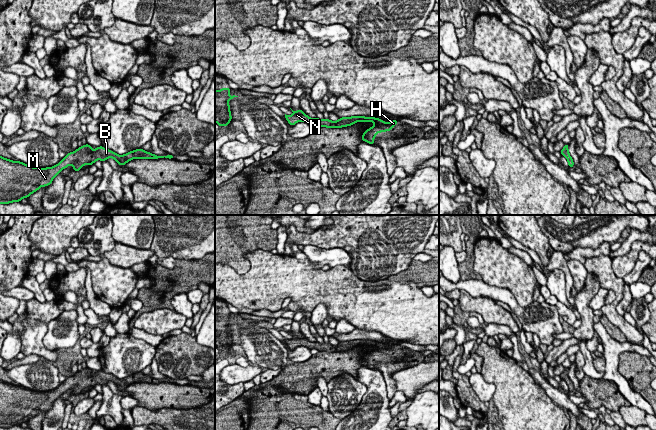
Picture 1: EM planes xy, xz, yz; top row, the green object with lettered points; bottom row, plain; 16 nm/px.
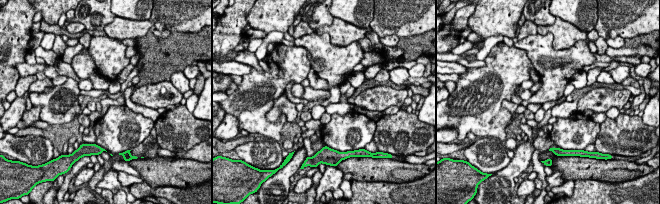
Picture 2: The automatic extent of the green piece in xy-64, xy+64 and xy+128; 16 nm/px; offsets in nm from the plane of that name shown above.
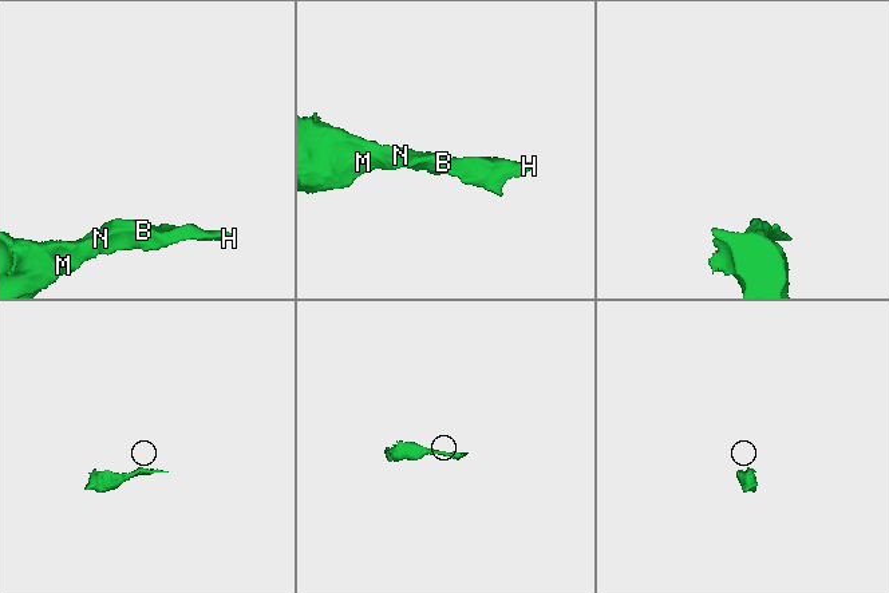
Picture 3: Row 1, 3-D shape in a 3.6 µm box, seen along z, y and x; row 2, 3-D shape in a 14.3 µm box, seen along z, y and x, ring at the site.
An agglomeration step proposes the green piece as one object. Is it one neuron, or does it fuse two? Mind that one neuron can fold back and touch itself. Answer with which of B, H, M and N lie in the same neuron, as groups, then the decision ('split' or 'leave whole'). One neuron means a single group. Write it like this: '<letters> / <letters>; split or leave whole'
B H M N; leave whole

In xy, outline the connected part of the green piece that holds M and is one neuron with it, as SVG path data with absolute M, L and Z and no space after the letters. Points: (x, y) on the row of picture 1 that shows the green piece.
M85 144L77 148L75 151L67 153L60 162L52 167L40 168L27 165L21 161L13 161L0 156L0 204L10 204L20 202L23 198L28 198L31 194L38 191L41 187L51 185L53 179L65 168L72 165L73 171L79 171L85 165L92 165L97 160L107 161L108 158L113 158L120 166L133 159L174 159L173 155L158 156L147 152L142 148L130 151L126 154L119 155L114 151L104 148L103 146L96 147L94 150L91 145Z

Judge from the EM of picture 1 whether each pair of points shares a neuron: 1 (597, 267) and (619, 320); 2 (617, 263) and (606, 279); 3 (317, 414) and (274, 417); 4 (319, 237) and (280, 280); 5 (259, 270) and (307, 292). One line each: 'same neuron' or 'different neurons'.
1: same neuron
2: different neurons
3: same neuron
4: different neurons
5: same neuron

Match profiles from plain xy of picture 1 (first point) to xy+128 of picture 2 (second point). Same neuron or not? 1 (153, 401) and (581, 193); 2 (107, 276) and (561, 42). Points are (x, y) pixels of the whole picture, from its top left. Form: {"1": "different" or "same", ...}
{"1": "different", "2": "different"}

